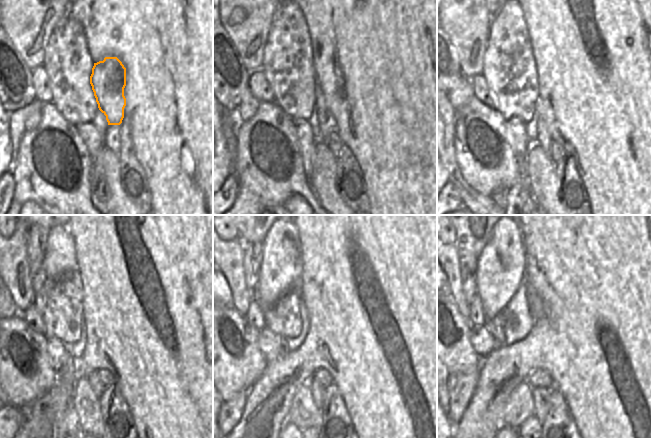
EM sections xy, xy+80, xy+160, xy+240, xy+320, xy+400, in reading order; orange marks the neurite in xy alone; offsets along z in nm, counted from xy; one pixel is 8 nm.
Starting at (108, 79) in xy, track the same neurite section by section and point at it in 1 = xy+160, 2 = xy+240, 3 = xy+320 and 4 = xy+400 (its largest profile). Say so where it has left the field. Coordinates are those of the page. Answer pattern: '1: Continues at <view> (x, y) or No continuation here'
1: Continues at xy+160 (544, 139)
2: Continues at xy+240 (92, 377)
3: Continues at xy+320 (317, 390)
4: Continues at xy+400 (541, 395)

